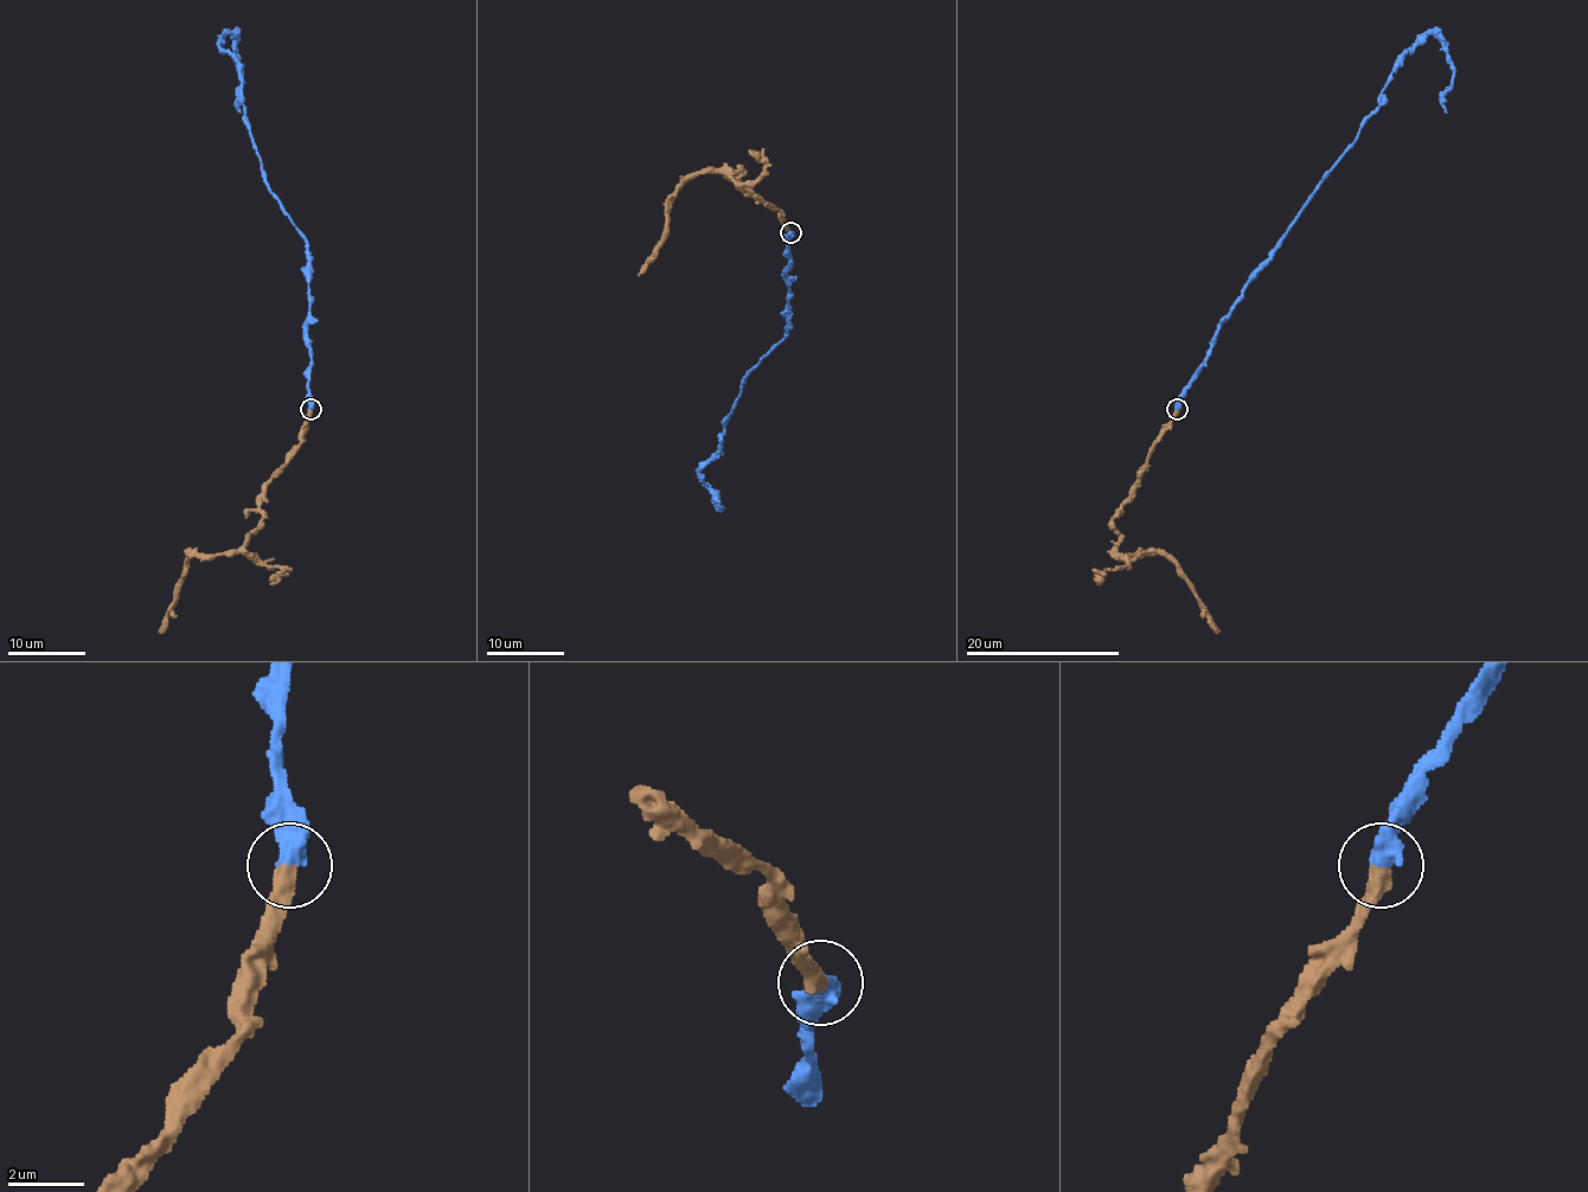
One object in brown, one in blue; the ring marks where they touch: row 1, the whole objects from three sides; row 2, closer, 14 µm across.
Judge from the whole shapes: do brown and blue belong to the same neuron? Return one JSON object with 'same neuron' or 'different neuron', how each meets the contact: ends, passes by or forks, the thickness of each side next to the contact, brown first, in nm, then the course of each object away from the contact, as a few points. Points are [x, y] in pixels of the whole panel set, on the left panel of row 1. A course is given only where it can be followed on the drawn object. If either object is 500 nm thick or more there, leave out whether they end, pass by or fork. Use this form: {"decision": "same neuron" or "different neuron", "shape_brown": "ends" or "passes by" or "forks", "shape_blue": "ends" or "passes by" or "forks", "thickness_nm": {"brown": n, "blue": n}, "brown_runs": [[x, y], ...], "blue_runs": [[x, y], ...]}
{"decision": "same neuron", "thickness_nm": {"brown": 480, "blue": 550}, "brown_runs": [[311, 409], [300, 446], [266, 486], [262, 519], [237, 550], [189, 553], [167, 626], [159, 633]], "blue_runs": [[311, 409], [308, 244], [268, 185], [243, 106], [241, 66], [219, 45], [228, 34], [241, 71], [241, 113]]}

